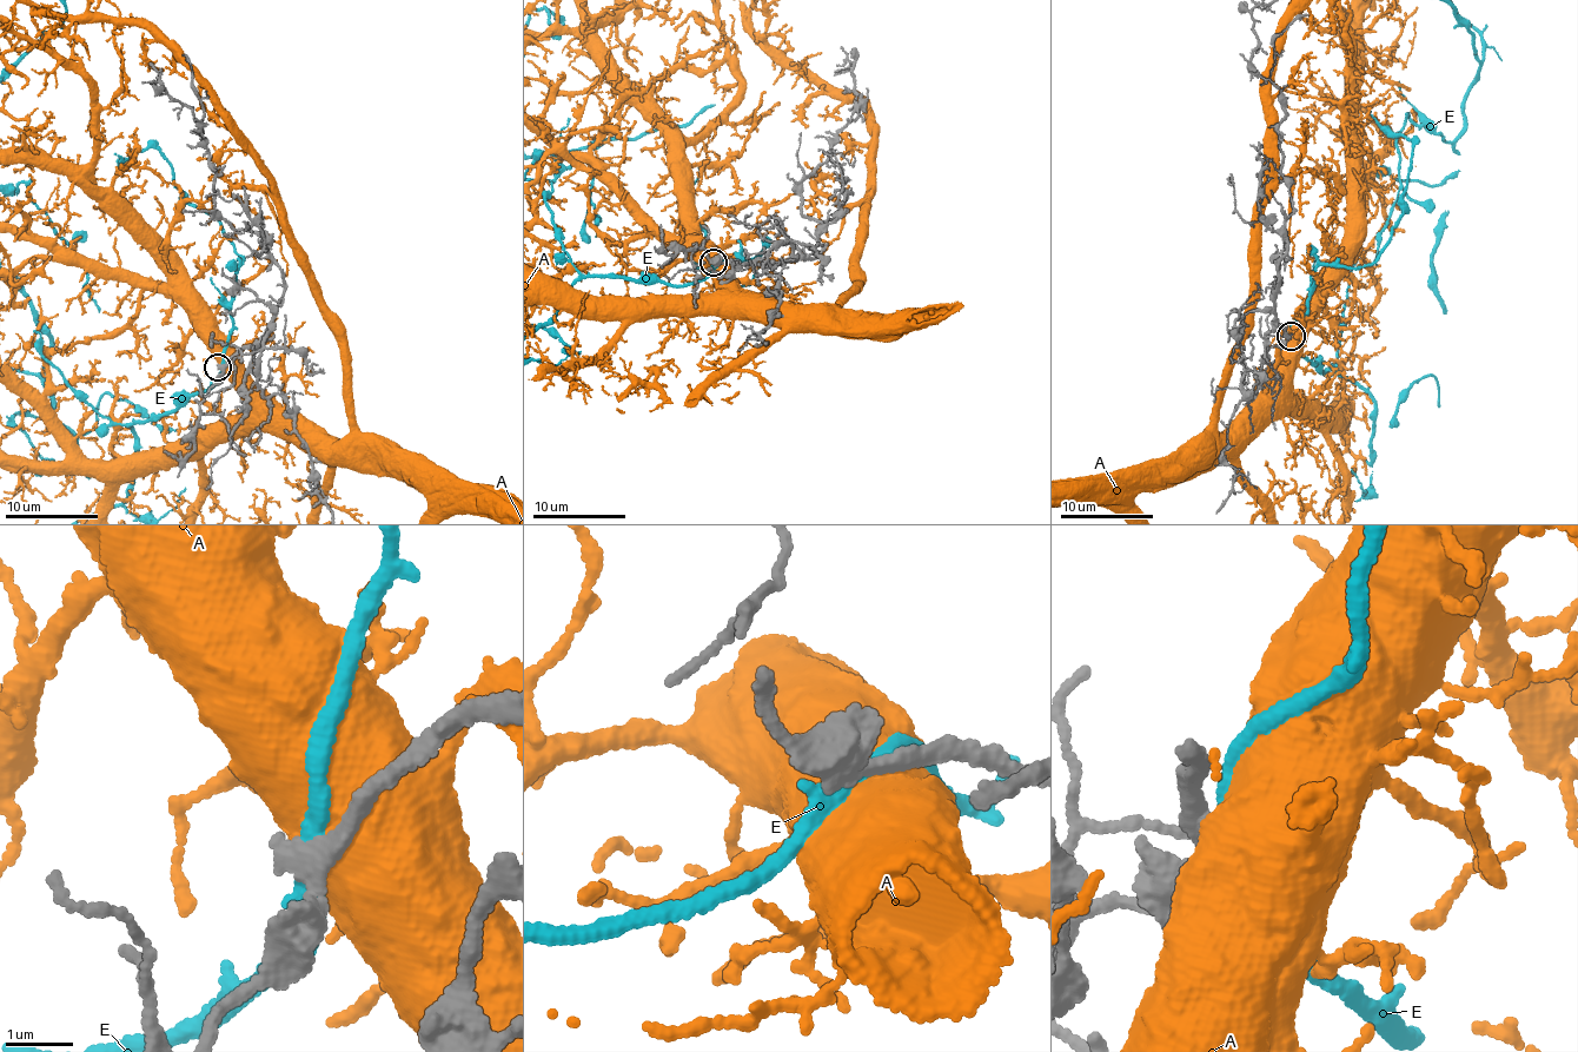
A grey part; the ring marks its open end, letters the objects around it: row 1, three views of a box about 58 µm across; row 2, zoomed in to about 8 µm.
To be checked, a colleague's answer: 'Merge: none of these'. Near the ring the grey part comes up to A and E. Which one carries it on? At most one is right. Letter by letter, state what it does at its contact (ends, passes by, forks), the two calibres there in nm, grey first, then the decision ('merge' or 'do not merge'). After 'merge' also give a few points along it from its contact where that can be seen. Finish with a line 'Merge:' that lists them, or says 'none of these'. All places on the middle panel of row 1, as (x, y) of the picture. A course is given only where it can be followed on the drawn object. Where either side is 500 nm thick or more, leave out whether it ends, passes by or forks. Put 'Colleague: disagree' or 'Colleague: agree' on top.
Colleague: agree
A: calibres 280 and 750 nm; do not merge
E: it passes by; calibres 260 and 240 nm; do not merge
Merge: none of these

